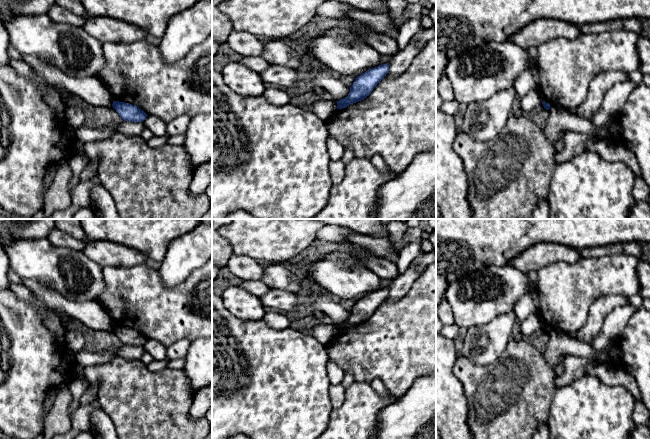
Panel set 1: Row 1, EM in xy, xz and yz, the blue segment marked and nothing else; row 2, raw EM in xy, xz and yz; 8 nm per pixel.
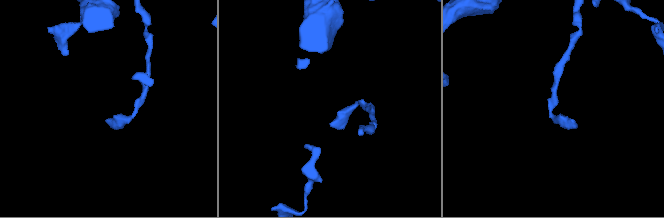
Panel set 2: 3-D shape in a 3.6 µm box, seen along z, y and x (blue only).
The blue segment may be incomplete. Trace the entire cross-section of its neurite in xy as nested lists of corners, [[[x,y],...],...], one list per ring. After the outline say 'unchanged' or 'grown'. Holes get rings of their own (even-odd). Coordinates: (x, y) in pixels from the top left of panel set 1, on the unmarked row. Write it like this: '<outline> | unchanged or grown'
[[[113,325],[113,332],[124,345],[143,346],[148,340],[139,331],[119,325]]] | unchanged

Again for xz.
[[[387,287],[371,292],[370,294],[357,300],[350,311],[350,317],[348,320],[337,325],[338,333],[343,333],[350,328],[364,324],[371,318],[377,308],[386,300],[388,295],[389,289]]] | unchanged

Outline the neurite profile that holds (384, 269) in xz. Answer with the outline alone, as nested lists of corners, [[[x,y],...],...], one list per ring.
[[[377,256],[368,259],[367,268],[381,279],[393,280],[399,275],[397,264]]]

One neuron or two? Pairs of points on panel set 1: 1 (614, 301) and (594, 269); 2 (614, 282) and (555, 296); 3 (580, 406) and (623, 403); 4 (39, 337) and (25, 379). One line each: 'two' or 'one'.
1: two
2: one
3: one
4: one

